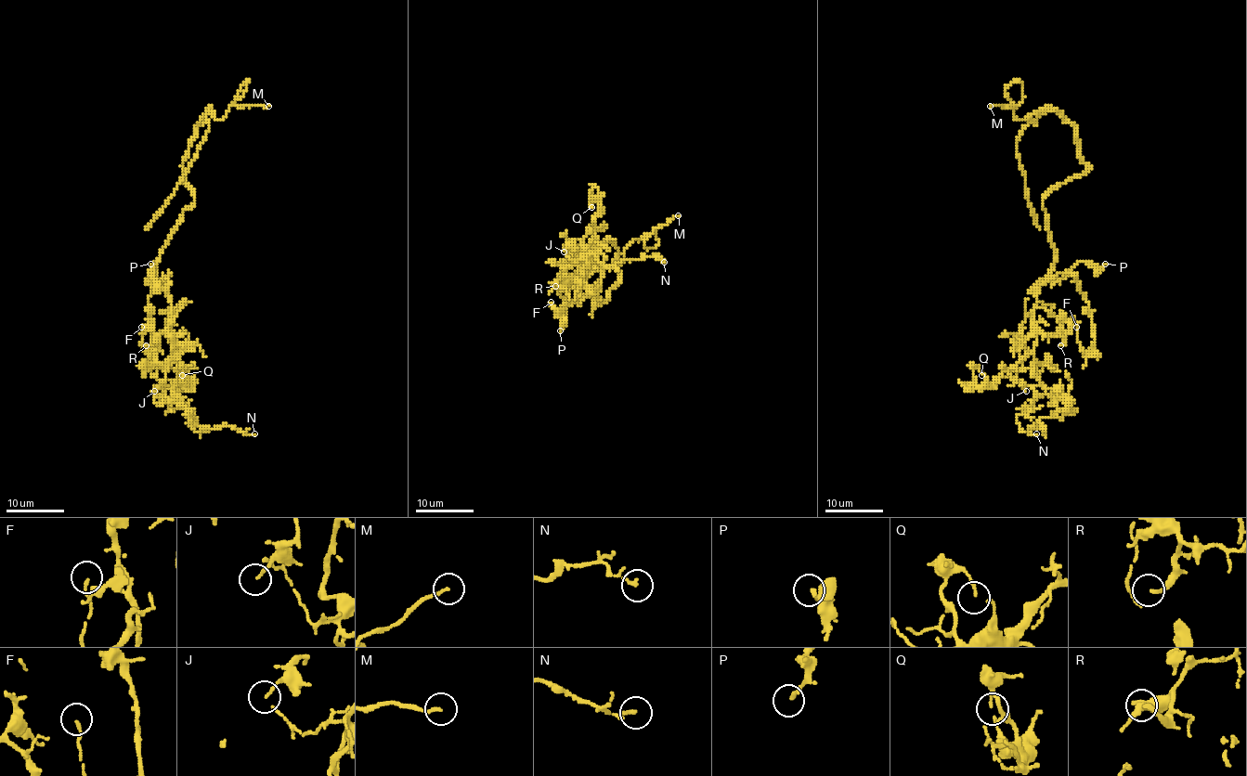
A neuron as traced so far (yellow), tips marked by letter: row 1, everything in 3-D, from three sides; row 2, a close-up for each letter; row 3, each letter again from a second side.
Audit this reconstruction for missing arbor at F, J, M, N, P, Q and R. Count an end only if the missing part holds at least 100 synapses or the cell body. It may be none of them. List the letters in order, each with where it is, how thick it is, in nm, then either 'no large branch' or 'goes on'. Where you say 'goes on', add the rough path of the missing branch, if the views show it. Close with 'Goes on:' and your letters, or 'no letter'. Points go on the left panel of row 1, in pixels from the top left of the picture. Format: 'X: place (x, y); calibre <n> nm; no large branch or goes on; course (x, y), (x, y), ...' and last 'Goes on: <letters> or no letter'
F: place (141, 327); calibre 130 nm; no large branch
J: place (154, 391); calibre 80 nm; no large branch
M: place (268, 106); calibre 130 nm; no large branch
N: place (254, 433); calibre 100 nm; no large branch
P: place (150, 264); calibre 180 nm; no large branch
Q: place (182, 375); calibre 120 nm; no large branch
R: place (146, 345); calibre 170 nm; no large branch
Goes on: no letter

